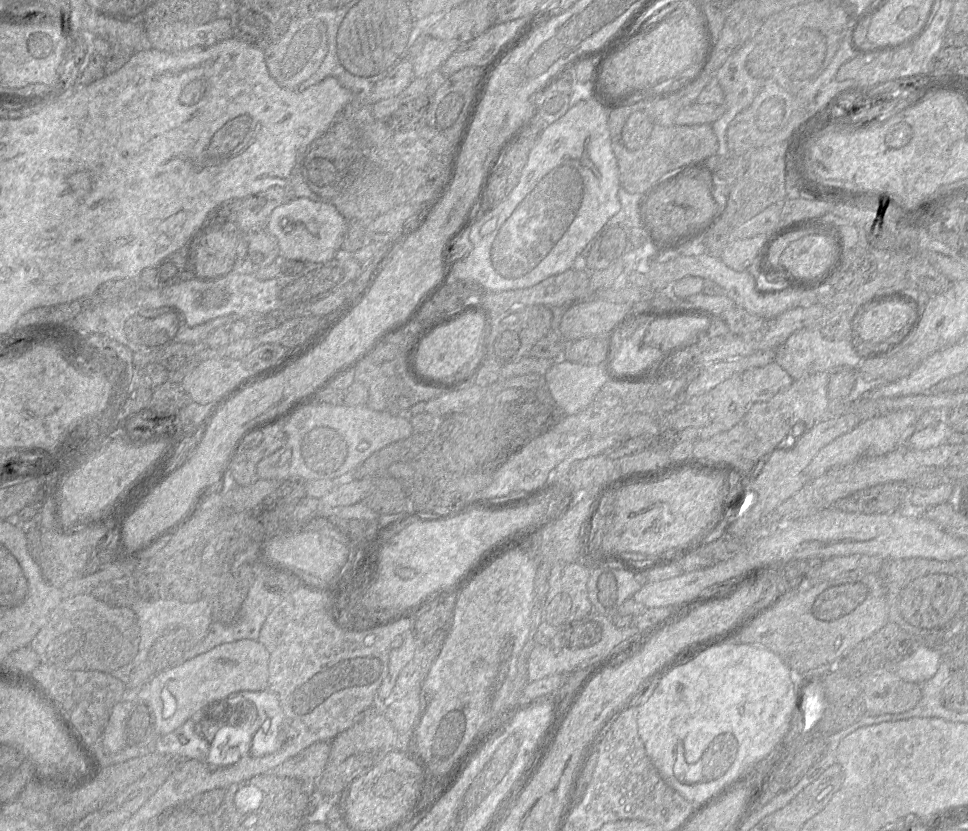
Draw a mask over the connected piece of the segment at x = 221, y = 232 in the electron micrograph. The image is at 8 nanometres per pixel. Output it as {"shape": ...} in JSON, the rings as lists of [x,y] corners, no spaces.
{"shape":[[[237,222],[221,228],[207,228],[190,242],[190,269],[198,279],[211,279],[230,274],[238,258],[243,232]]]}

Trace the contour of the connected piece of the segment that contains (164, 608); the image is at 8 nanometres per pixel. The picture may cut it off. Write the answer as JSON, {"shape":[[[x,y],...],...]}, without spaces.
{"shape":[[[138,597],[130,608],[135,613],[140,630],[138,652],[130,663],[109,673],[113,677],[121,680],[125,685],[129,684],[131,671],[140,663],[147,660],[151,646],[166,629],[175,627],[186,628],[191,636],[191,647],[194,647],[206,636],[208,629],[212,624],[211,605],[202,597],[192,603],[185,603],[180,599],[158,599],[156,601],[145,601]]]}

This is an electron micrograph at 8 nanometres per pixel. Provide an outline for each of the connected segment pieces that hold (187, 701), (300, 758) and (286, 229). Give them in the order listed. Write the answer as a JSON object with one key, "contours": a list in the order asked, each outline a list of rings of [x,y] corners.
{"contours":[[[[241,639],[218,645],[184,663],[156,672],[138,688],[137,698],[148,703],[155,716],[158,735],[173,732],[203,708],[241,691],[268,689],[269,652],[258,640]]],[[[331,741],[316,742],[265,774],[297,779],[314,792],[314,784],[327,764],[330,745]]],[[[296,197],[272,211],[266,231],[278,240],[281,259],[320,263],[333,259],[342,248],[346,223],[331,202]]]]}

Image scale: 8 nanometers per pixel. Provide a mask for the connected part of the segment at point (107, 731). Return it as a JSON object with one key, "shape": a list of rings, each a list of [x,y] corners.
{"shape":[[[123,699],[112,708],[109,720],[101,736],[106,753],[114,754],[126,745],[124,739],[124,720],[132,708],[132,700]]]}

